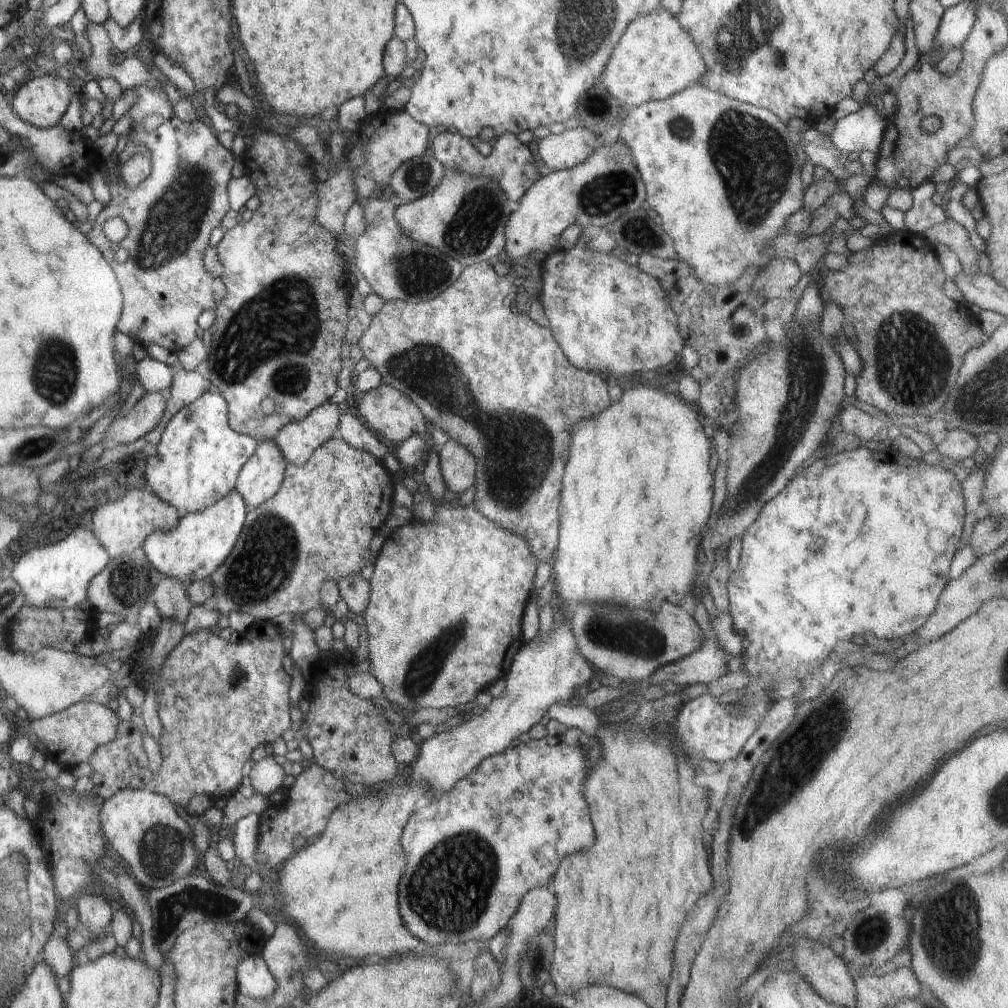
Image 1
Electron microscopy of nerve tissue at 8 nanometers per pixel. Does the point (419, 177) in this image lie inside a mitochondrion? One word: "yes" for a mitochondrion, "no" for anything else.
yes

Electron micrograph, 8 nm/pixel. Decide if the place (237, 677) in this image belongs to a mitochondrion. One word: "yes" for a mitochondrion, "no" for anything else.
yes

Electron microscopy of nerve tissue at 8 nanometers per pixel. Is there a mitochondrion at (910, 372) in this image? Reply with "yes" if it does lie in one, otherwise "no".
yes

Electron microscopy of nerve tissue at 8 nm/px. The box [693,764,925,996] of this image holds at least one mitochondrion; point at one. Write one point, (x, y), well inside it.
(873, 933)

